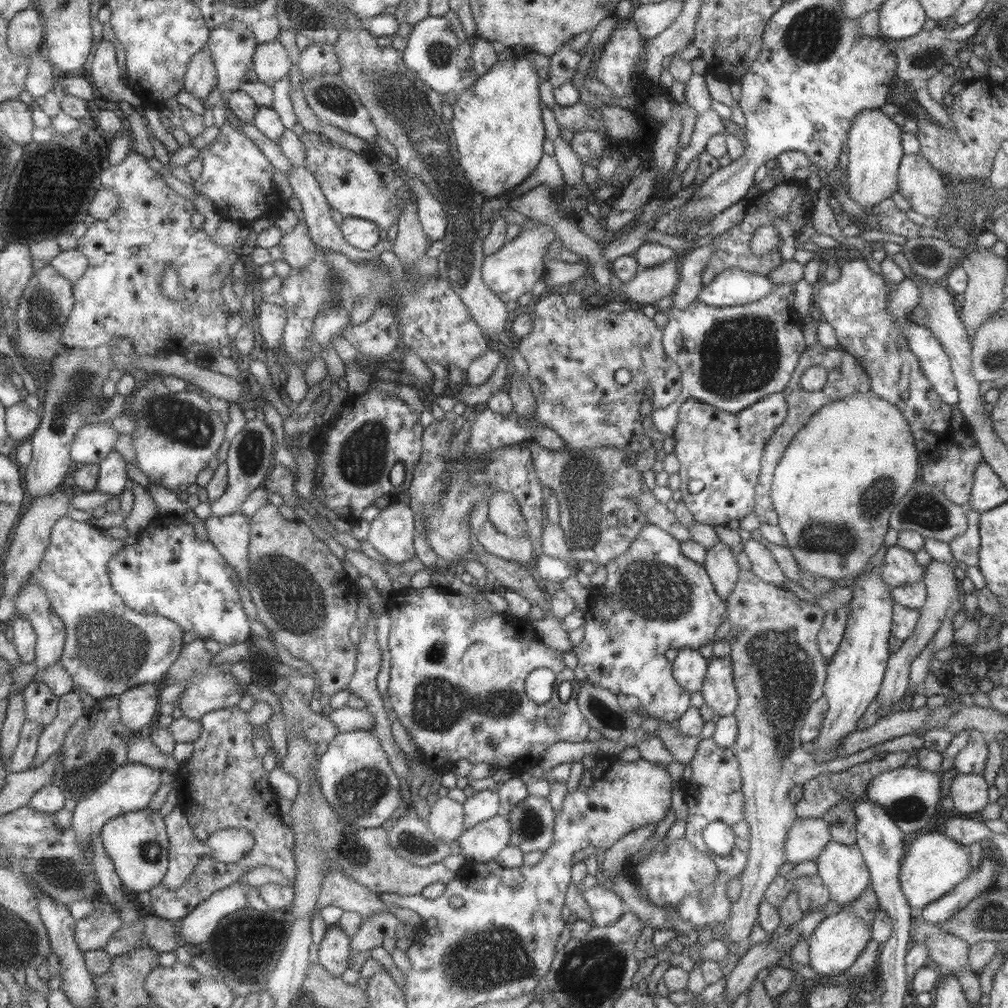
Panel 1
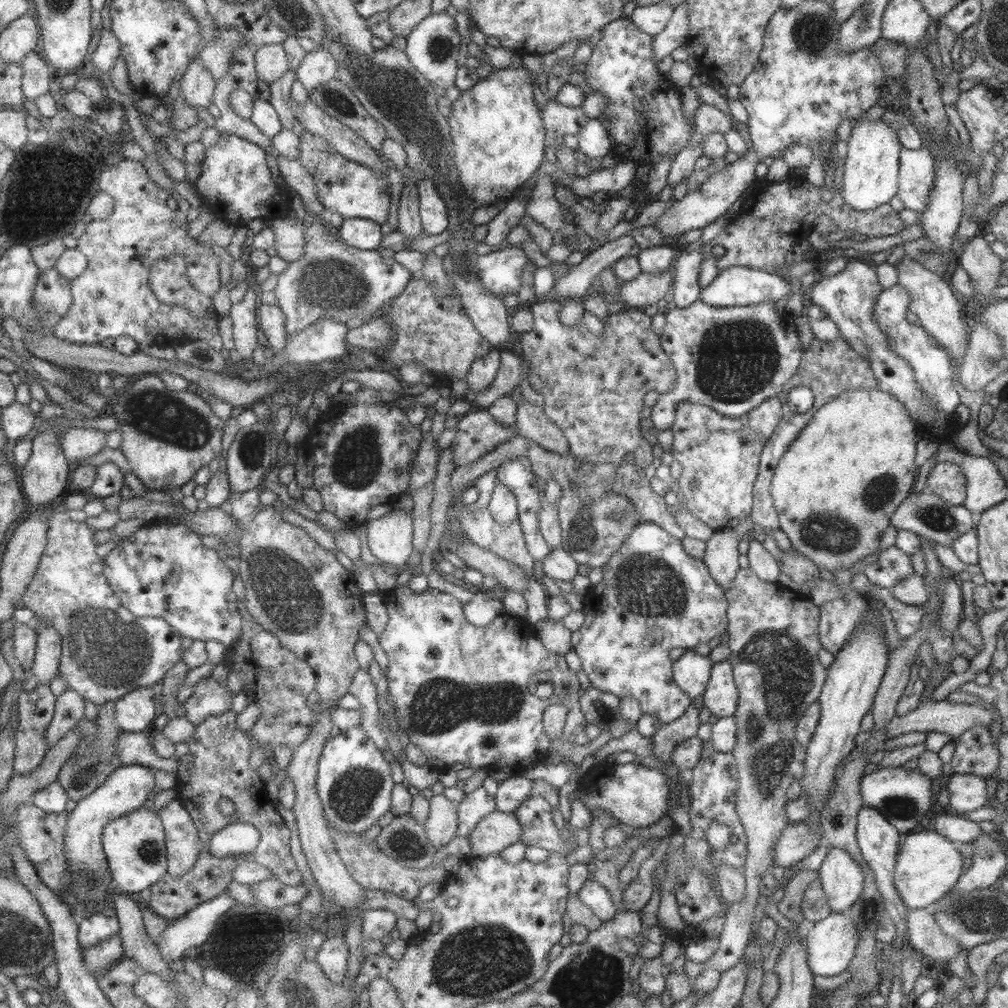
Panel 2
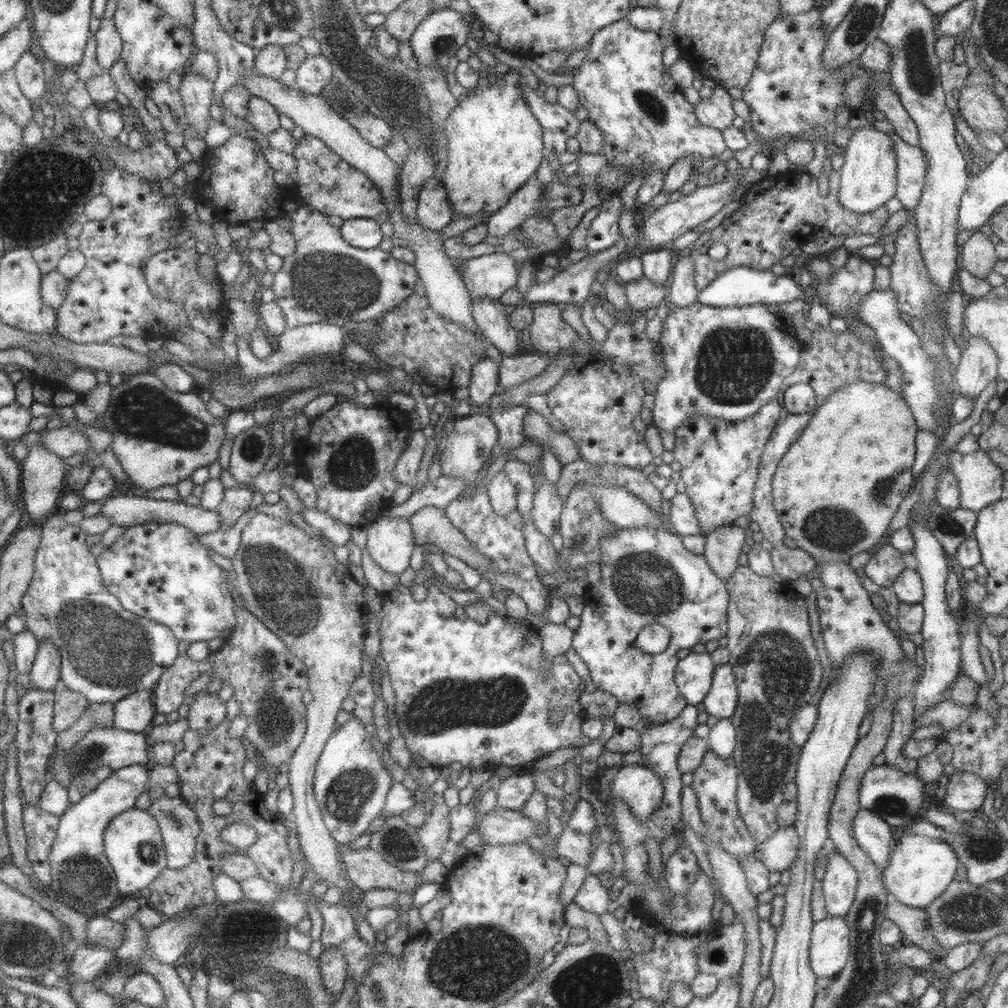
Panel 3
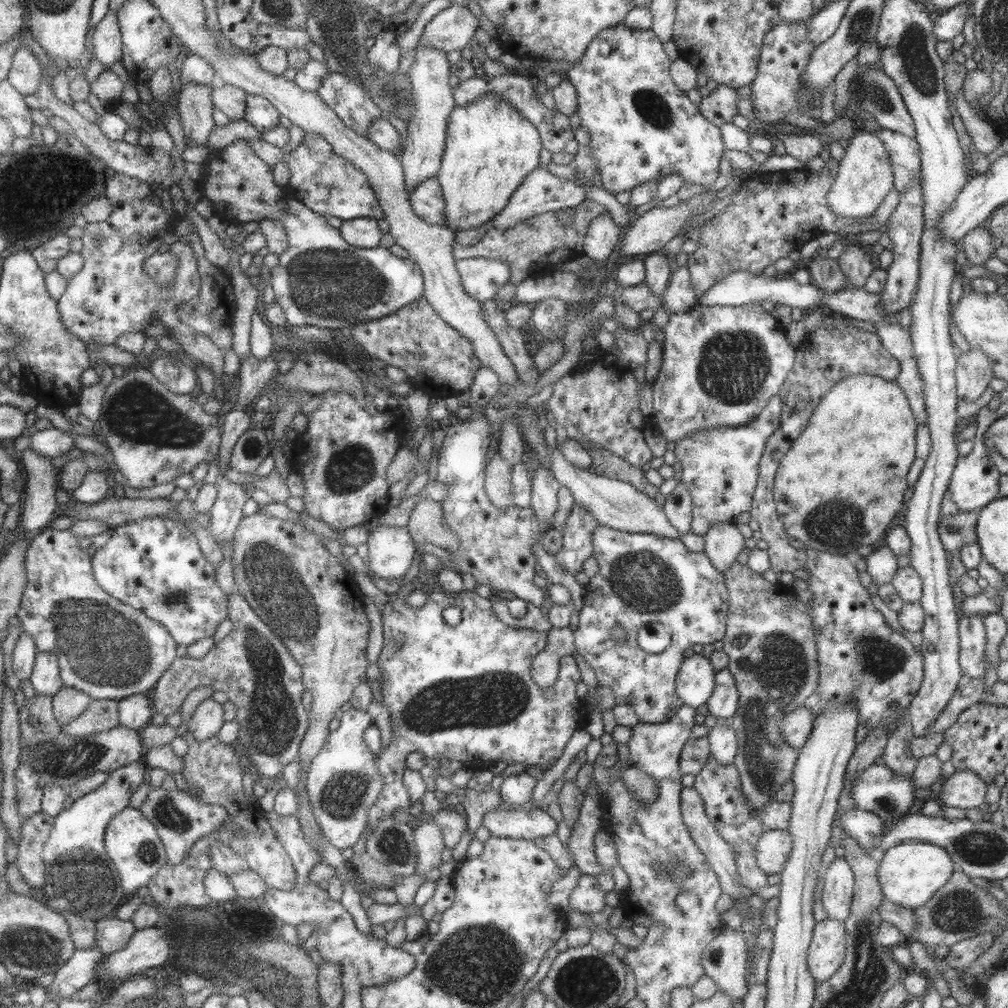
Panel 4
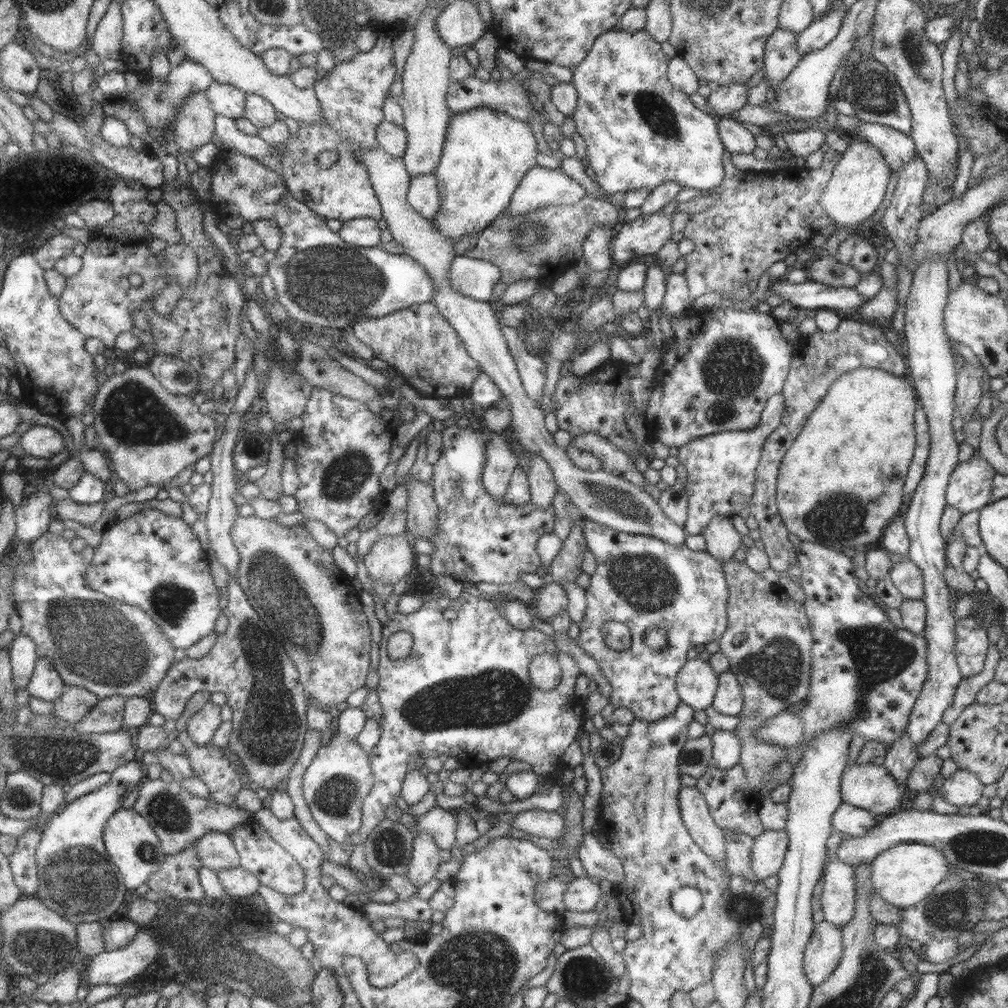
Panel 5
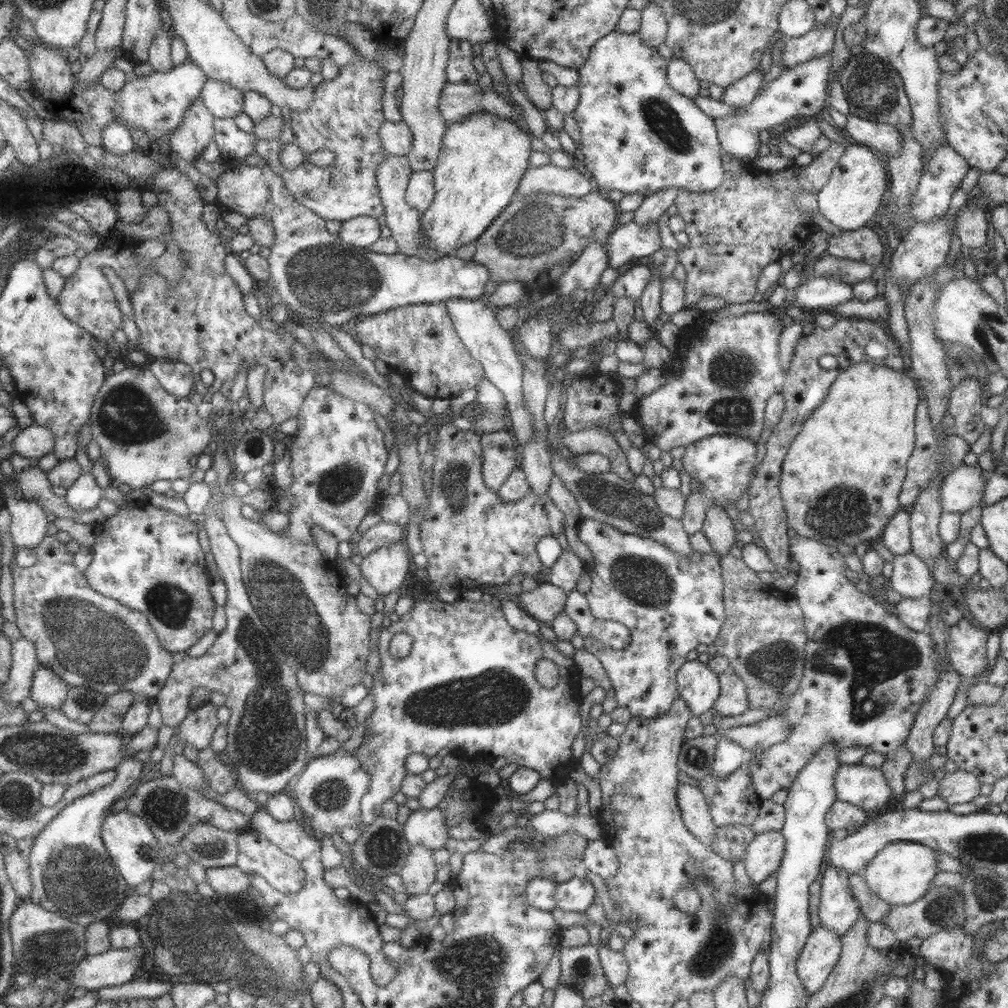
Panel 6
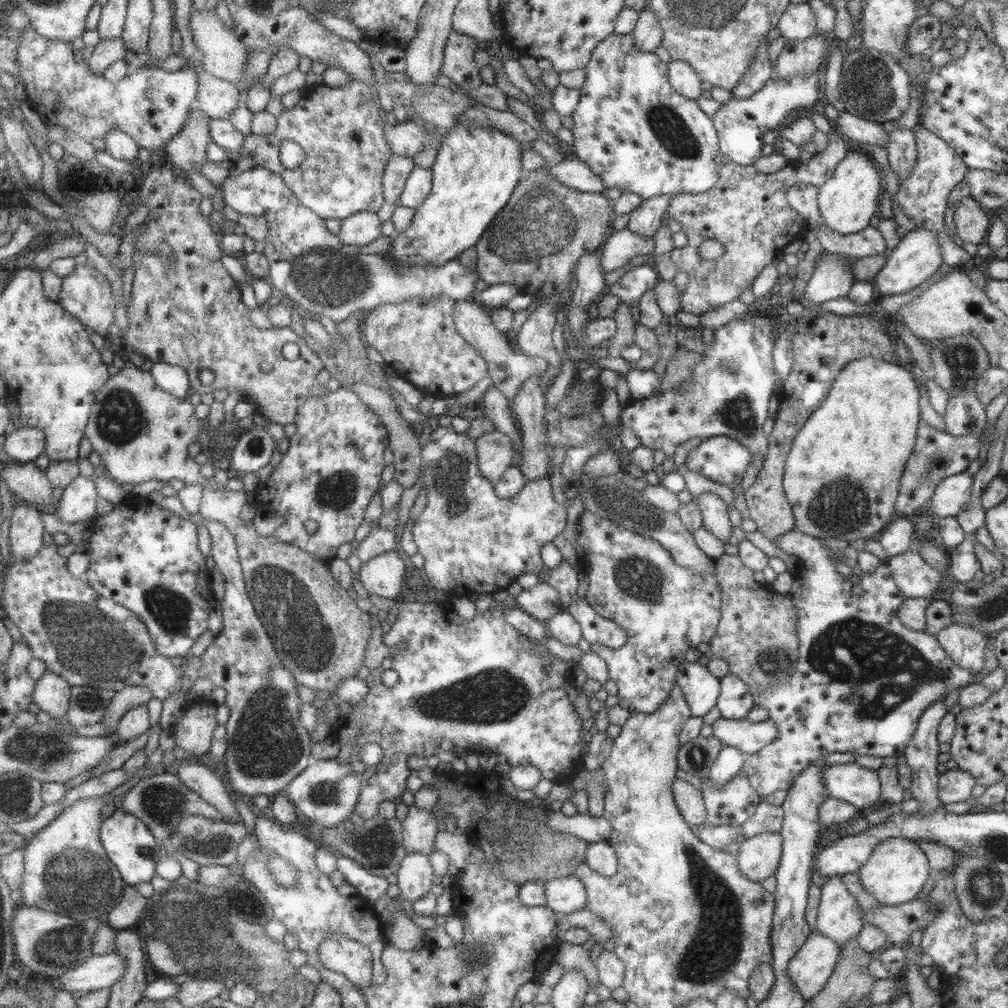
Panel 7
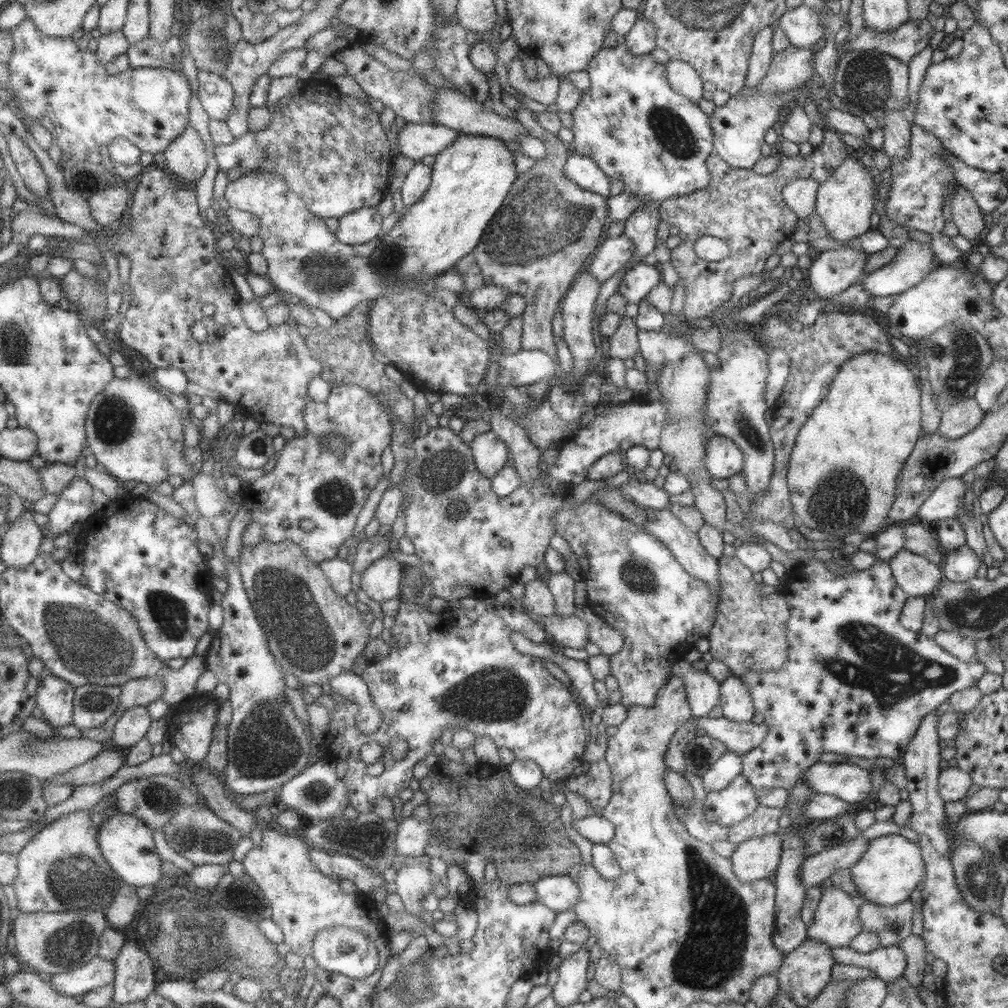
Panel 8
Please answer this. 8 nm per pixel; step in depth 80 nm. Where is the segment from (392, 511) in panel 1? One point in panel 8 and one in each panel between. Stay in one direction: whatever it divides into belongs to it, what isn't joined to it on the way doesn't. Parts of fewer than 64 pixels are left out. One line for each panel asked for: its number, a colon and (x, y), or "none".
2: (388, 537)
3: (389, 540)
4: (390, 549)
5: (390, 558)
6: (384, 569)
7: (382, 575)
8: (380, 580)

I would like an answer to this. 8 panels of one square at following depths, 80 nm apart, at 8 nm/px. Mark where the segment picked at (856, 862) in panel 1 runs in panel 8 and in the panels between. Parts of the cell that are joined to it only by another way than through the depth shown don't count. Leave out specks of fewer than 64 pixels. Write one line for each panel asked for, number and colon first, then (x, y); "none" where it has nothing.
2: (841, 879)
3: (839, 883)
4: (837, 882)
5: (837, 901)
6: (838, 909)
7: (838, 916)
8: (835, 922)

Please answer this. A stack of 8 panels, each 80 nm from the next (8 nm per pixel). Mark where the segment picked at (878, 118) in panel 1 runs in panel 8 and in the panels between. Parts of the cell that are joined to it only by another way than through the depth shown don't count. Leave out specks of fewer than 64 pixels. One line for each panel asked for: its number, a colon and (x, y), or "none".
2: (870, 179)
3: (868, 175)
4: (864, 176)
5: (857, 184)
6: (856, 190)
7: (846, 201)
8: (844, 201)

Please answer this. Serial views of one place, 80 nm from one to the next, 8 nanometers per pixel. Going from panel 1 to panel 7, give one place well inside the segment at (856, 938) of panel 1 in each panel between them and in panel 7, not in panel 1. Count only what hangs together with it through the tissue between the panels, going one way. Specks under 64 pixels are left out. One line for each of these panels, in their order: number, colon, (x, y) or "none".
2: (831, 941)
3: (829, 943)
4: (826, 951)
5: (823, 950)
6: (821, 950)
7: (809, 969)

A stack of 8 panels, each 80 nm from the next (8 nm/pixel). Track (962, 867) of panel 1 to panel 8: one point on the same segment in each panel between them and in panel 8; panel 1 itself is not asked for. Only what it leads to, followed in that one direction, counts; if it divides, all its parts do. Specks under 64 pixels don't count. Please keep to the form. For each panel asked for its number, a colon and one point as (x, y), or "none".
2: (927, 866)
3: (920, 868)
4: (909, 873)
5: (903, 875)
6: (899, 874)
7: (895, 872)
8: (891, 867)

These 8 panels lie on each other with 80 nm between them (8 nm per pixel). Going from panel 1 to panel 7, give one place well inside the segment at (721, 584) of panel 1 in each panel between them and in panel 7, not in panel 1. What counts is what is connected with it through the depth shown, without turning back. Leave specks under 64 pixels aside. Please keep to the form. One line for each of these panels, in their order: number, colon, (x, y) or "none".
2: (720, 557)
3: (722, 546)
4: (722, 542)
5: (721, 539)
6: (717, 528)
7: (713, 511)

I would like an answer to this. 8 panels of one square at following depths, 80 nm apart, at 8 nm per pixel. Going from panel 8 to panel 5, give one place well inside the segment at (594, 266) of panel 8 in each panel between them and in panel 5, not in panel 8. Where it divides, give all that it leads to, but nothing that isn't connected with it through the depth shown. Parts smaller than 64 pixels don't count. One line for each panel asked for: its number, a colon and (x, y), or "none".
5: (645, 234)
6: (628, 241)
7: (620, 246)

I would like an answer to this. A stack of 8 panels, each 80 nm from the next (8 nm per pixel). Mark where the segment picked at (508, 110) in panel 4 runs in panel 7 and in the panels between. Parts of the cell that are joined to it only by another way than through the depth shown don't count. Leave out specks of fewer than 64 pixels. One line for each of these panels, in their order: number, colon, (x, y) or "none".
5: (486, 152)
6: (483, 156)
7: (476, 168)

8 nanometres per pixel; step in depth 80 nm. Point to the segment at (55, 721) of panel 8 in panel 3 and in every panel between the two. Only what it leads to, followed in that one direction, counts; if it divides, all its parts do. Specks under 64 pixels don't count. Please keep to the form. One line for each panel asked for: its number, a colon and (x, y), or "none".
3: (46, 674)
4: (46, 679)
5: (47, 684)
6: (50, 689)
7: (53, 693)

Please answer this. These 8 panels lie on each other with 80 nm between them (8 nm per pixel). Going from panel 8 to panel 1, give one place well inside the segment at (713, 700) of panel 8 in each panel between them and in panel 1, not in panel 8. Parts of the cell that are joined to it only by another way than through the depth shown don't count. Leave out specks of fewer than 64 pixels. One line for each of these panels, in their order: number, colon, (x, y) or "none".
1: (688, 667)
2: (690, 672)
3: (693, 674)
4: (694, 681)
5: (695, 682)
6: (698, 686)
7: (700, 688)

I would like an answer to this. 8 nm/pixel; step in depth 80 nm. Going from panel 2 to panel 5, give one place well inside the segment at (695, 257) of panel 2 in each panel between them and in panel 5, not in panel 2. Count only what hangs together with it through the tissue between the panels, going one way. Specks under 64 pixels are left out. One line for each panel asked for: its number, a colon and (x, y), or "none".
3: (682, 292)
4: (680, 295)
5: (676, 301)

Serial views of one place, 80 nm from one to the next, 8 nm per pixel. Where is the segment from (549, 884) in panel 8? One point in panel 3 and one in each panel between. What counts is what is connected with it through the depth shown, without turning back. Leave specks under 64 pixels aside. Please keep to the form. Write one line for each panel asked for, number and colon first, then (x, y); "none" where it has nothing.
3: (592, 896)
4: (587, 897)
5: (581, 895)
6: (574, 895)
7: (565, 895)

